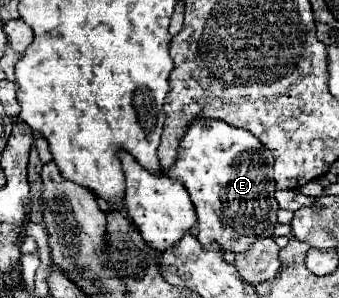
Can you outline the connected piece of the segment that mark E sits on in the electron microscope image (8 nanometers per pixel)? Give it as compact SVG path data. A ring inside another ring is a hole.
M197 116L187 124L179 142L177 160L167 170L187 188L197 212L197 238L203 246L213 240L223 250L239 252L263 234L271 236L277 222L273 154L249 130L231 126L223 120Z

